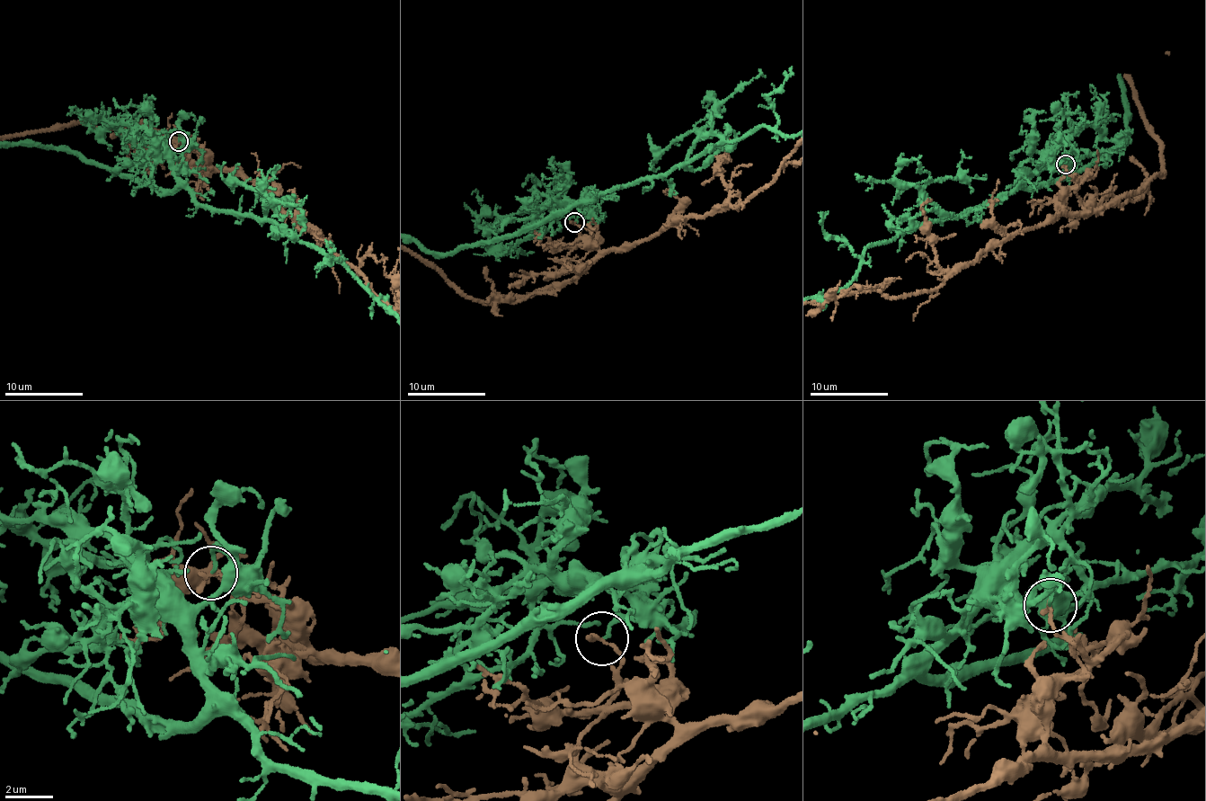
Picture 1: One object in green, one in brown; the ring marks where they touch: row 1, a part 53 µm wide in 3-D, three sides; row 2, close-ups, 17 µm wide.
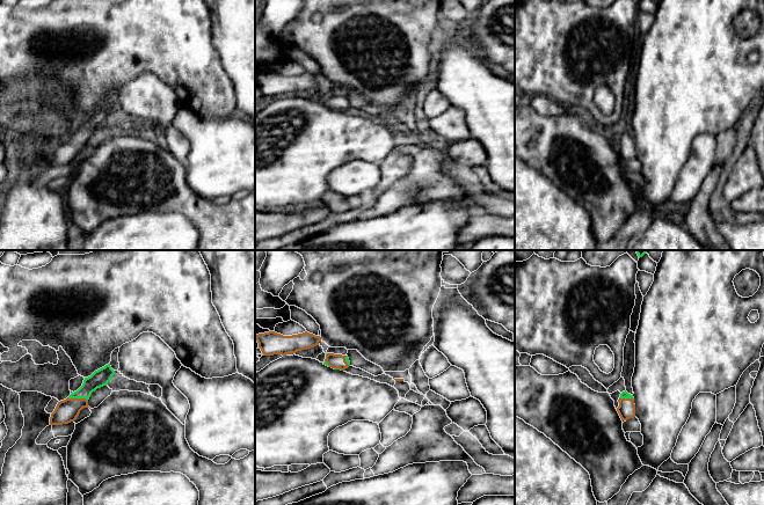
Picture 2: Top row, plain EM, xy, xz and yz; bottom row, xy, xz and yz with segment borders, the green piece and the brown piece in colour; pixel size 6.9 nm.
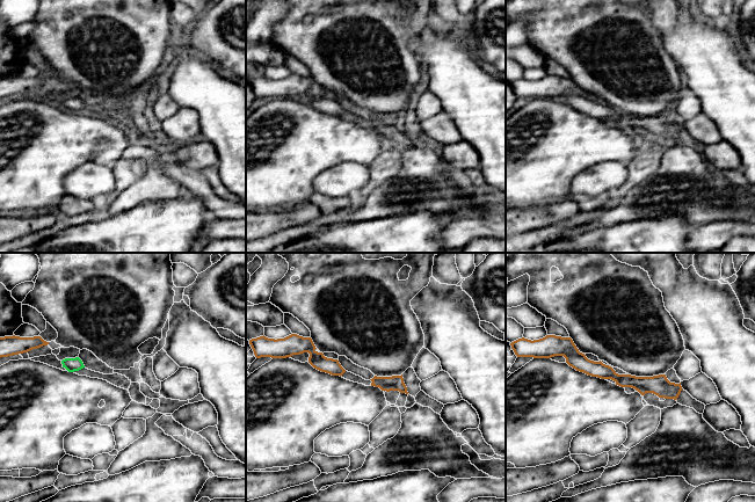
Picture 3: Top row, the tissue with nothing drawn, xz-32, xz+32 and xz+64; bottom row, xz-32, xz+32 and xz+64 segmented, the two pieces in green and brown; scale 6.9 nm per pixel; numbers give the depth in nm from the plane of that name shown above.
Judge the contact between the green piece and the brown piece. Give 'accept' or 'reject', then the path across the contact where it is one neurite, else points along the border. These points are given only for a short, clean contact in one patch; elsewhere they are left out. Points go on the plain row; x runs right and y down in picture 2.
reject

